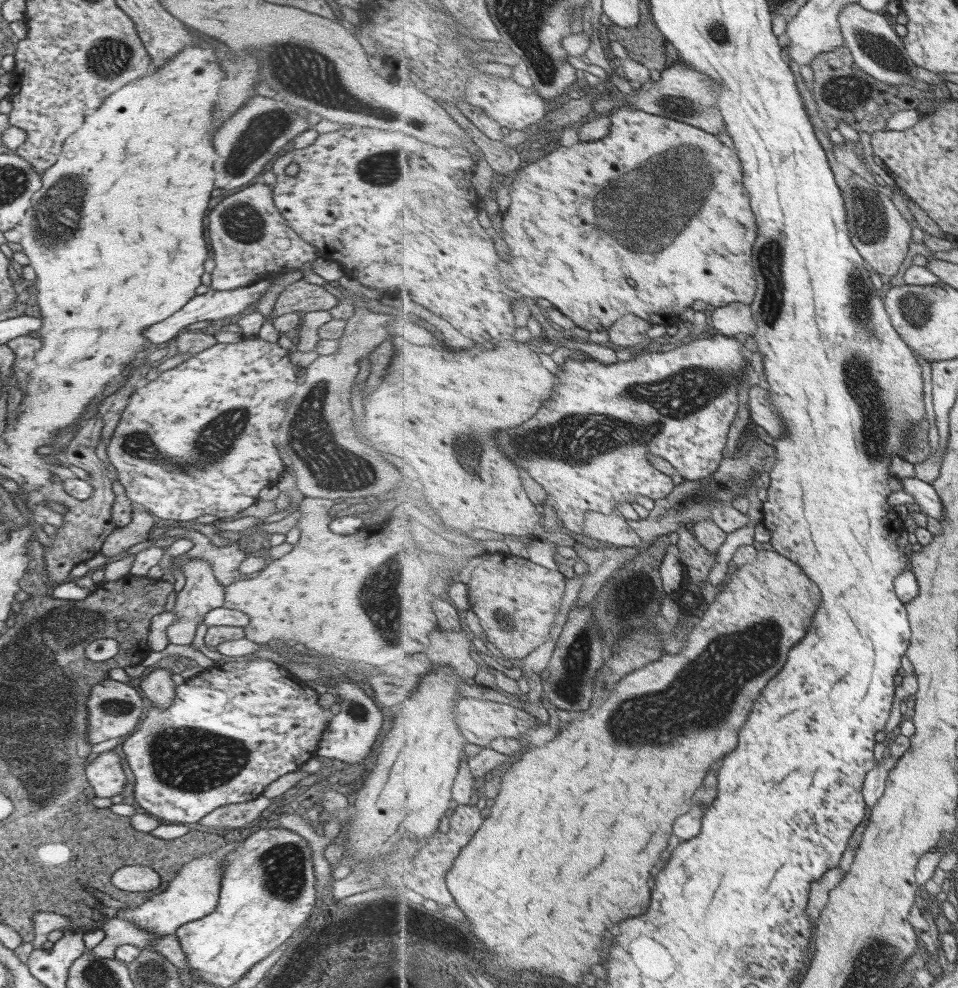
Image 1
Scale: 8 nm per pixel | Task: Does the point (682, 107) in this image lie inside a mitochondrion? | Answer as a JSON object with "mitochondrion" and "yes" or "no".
{"mitochondrion":"yes"}

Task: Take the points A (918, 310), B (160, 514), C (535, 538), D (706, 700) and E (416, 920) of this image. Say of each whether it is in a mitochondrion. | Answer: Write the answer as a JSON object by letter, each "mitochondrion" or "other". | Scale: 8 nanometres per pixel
{"A":"mitochondrion","B":"other","C":"other","D":"mitochondrion","E":"other"}

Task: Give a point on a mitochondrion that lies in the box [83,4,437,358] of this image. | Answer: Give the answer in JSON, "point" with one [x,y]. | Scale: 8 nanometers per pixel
{"point":[314,85]}

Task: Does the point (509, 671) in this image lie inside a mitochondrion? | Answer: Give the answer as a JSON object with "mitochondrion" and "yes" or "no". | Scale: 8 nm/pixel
{"mitochondrion":"no"}

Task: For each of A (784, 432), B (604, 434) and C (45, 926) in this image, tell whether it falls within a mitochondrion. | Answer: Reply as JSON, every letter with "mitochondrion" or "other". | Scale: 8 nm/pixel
{"A":"other","B":"mitochondrion","C":"other"}

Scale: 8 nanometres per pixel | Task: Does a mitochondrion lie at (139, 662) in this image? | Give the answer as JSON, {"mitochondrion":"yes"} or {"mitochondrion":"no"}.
{"mitochondrion":"no"}

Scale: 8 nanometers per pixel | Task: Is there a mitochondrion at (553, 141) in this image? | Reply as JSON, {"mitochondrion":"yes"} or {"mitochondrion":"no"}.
{"mitochondrion":"no"}

